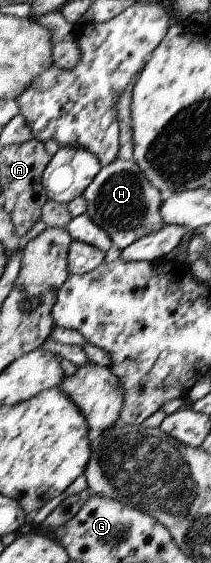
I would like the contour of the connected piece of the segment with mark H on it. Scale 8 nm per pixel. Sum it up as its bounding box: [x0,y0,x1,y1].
[83,159,166,251]

